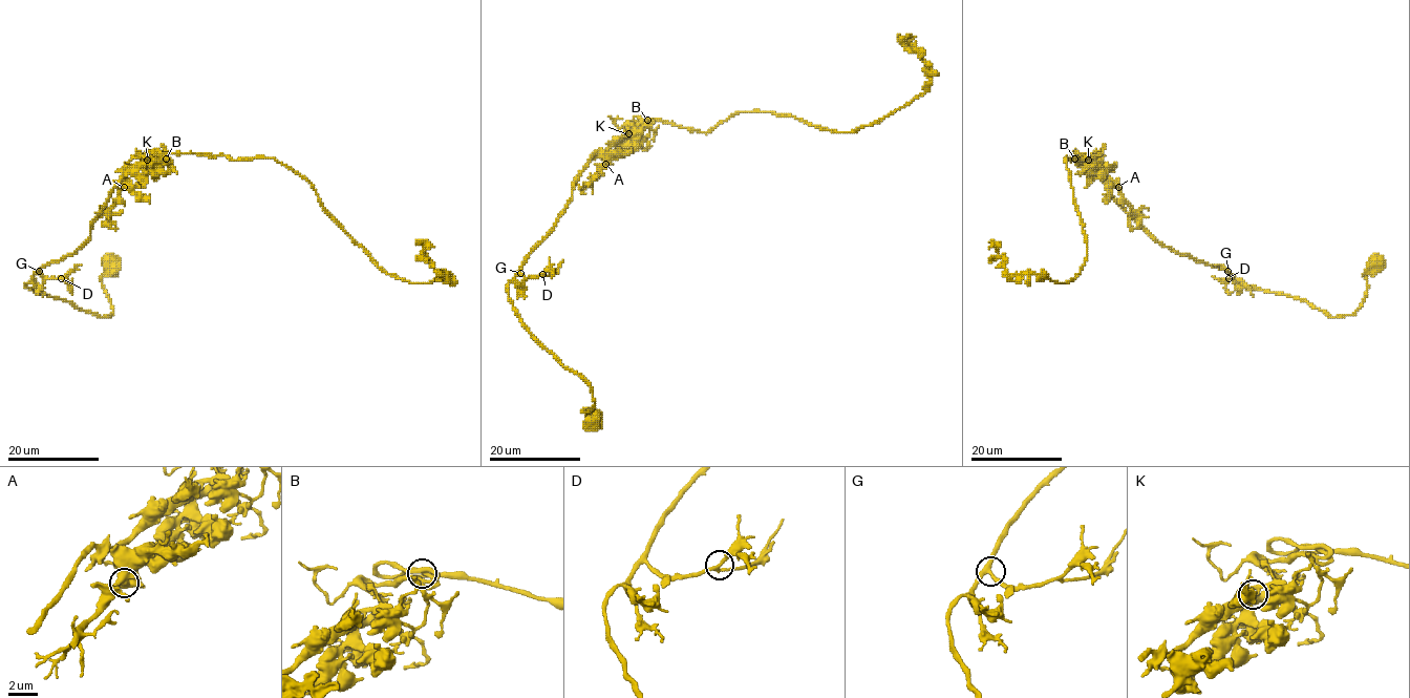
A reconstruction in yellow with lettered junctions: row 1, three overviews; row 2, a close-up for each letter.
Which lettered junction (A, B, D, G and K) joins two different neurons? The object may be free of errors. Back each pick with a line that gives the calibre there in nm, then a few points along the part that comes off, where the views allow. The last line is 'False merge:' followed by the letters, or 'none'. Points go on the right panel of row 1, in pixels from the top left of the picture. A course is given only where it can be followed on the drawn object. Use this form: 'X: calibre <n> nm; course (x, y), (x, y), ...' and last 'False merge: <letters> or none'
False merge: none

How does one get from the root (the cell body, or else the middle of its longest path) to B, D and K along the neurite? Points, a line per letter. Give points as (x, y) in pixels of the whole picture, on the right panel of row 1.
B: (1378, 262), (1363, 274), (1362, 304), (1331, 317), (1157, 241), (1093, 160), (1074, 159)
D: (1378, 262), (1363, 274), (1362, 304), (1336, 317), (1238, 283), (1227, 272), (1229, 278)
K: (1378, 262), (1363, 274), (1367, 292), (1351, 314), (1331, 317), (1305, 300), (1243, 286), (1157, 241), (1088, 160)

